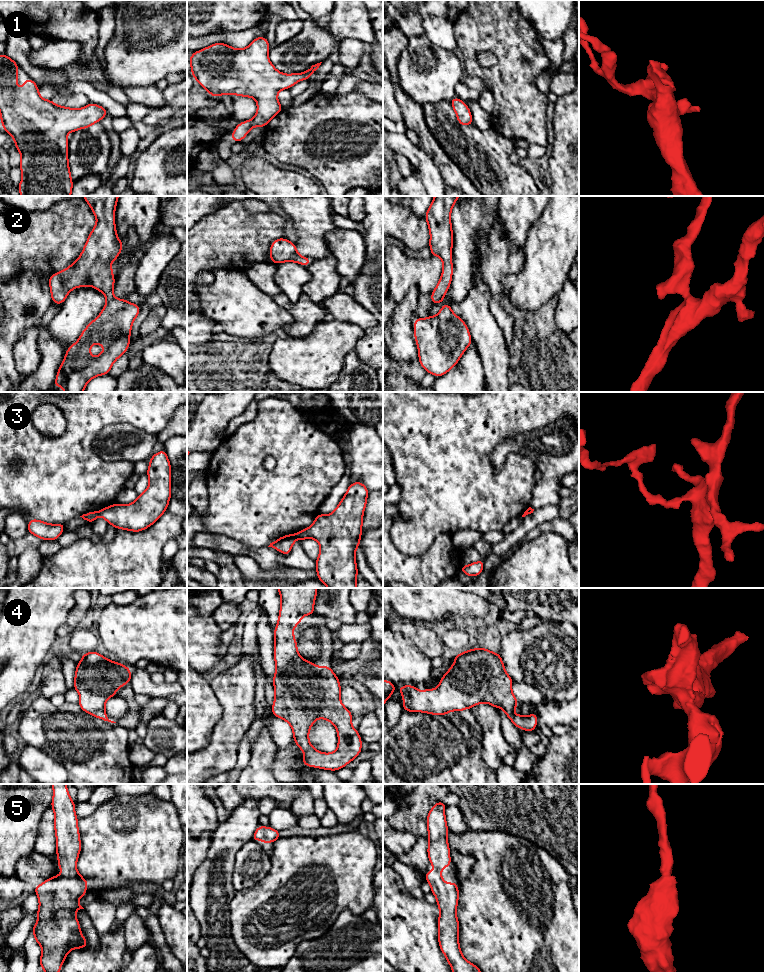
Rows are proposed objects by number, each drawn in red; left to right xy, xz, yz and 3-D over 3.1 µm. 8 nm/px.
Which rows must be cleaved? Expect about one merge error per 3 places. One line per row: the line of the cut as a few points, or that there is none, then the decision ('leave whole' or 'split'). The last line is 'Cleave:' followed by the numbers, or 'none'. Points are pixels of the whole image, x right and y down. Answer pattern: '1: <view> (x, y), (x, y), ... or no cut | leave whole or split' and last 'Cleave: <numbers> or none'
1: no cut | leave whole
2: no cut | leave whole
3: xy (98, 511), (99, 515) | split
4: no cut | leave whole
5: no cut | leave whole
Cleave: 3

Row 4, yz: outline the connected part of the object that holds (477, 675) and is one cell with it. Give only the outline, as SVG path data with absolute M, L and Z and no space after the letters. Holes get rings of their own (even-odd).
M474 648L455 654L453 665L443 675L437 688L419 691L415 686L402 685L399 691L403 697L403 711L446 716L450 711L460 712L484 702L496 709L501 707L517 728L534 732L538 720L536 713L529 716L513 713L519 701L512 693L512 683L513 679L506 673L499 652L492 653L487 648Z

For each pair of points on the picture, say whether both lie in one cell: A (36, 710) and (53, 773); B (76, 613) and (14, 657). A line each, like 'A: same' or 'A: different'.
A: different
B: different

